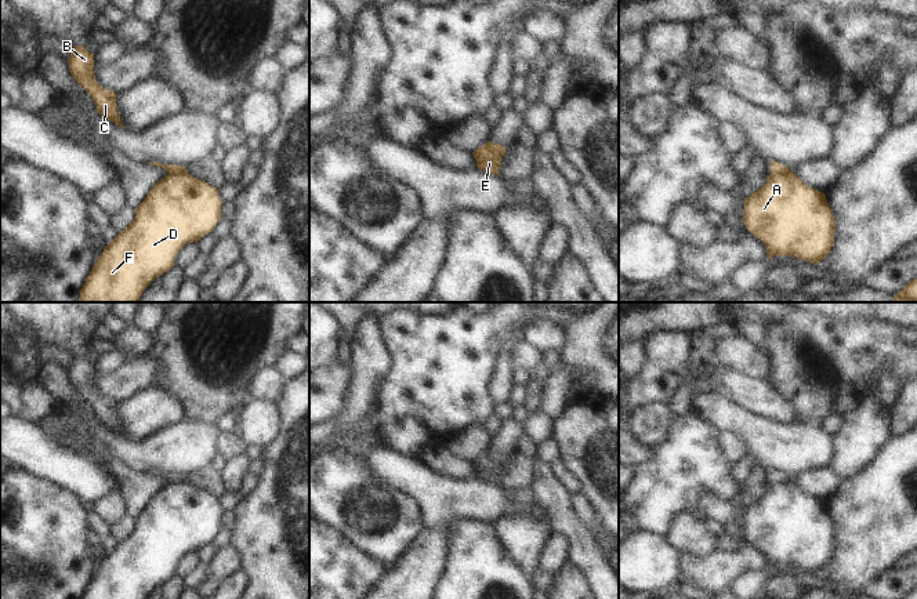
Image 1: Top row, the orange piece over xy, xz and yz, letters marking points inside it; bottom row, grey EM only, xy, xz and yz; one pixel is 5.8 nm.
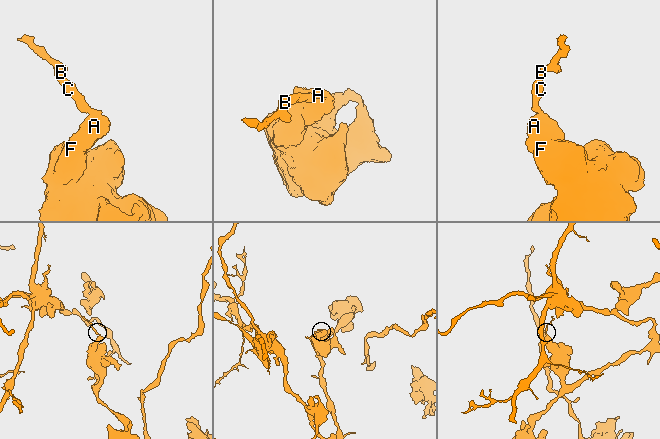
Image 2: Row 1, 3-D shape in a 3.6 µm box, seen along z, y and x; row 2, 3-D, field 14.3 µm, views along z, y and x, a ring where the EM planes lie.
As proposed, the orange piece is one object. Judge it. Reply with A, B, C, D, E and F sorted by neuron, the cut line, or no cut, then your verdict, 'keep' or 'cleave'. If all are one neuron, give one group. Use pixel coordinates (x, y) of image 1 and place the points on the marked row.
groups A D E F / B C; cut yz (789, 170), (771, 175); cleave

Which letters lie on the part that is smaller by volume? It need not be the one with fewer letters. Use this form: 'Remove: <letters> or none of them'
Remove: B, C

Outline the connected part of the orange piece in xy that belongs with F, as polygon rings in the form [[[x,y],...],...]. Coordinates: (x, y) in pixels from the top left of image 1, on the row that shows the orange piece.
[[[186,174],[162,178],[135,208],[135,218],[108,246],[86,279],[77,302],[138,302],[152,280],[174,266],[178,251],[221,219],[218,189]]]

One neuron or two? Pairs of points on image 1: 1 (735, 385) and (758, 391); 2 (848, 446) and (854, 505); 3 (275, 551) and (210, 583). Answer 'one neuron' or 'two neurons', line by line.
1: one neuron
2: two neurons
3: two neurons

